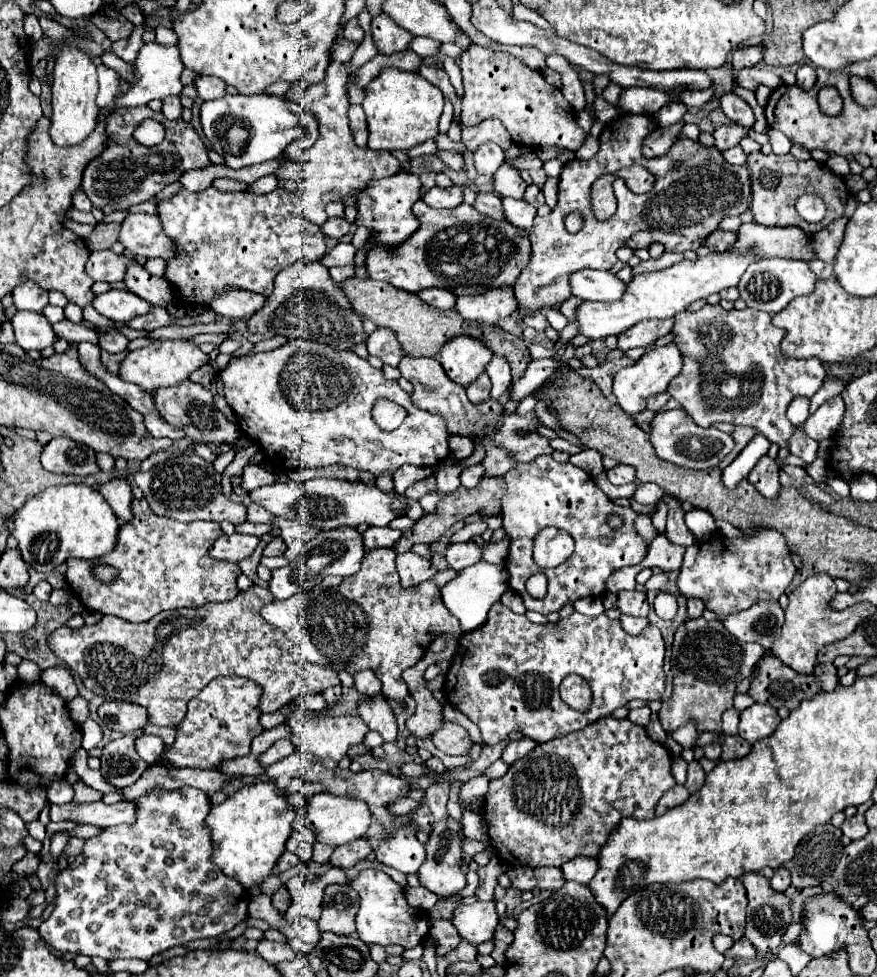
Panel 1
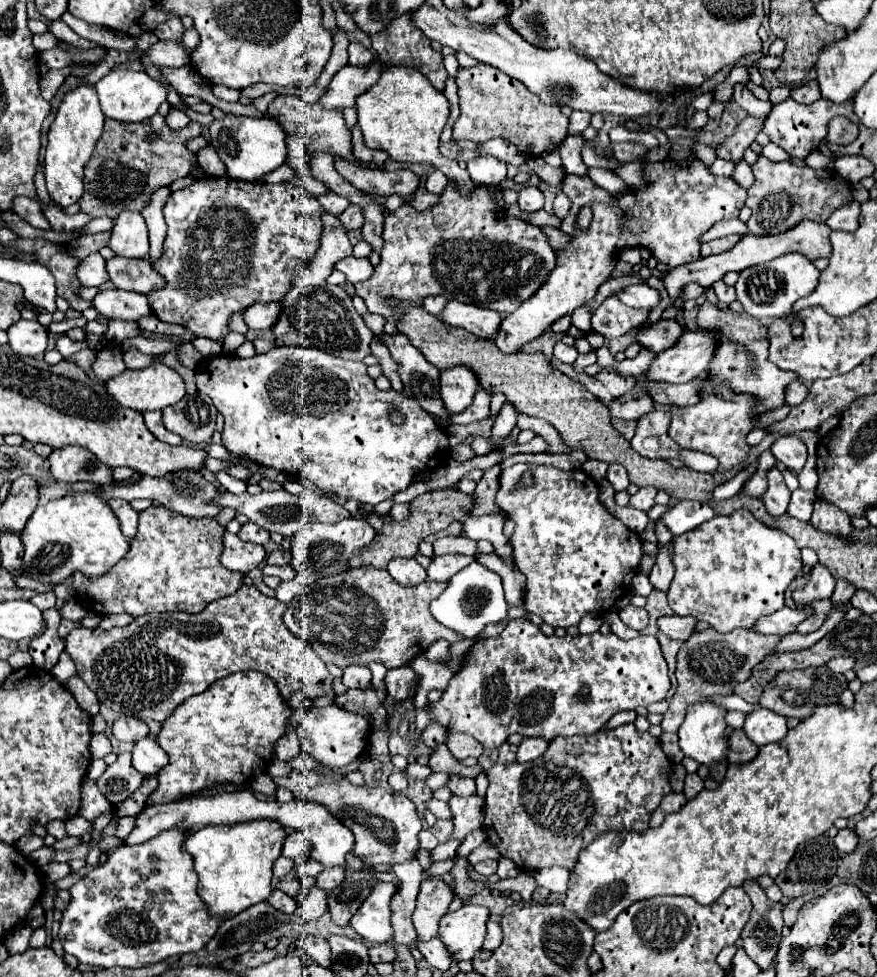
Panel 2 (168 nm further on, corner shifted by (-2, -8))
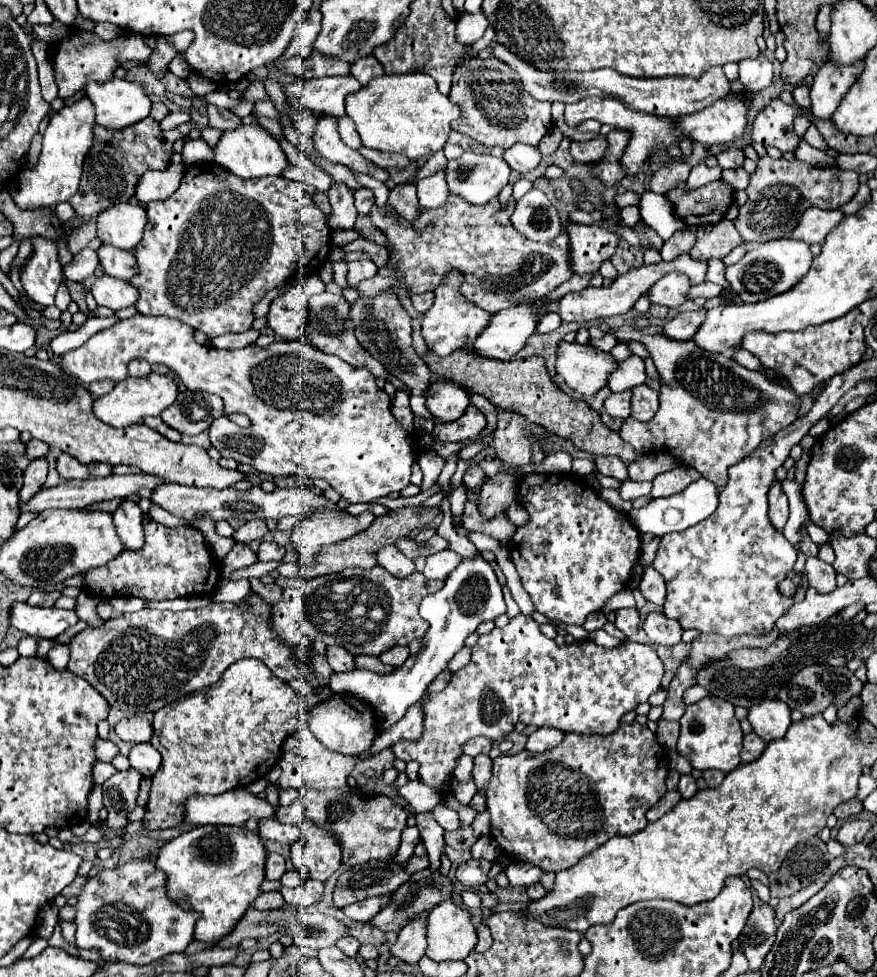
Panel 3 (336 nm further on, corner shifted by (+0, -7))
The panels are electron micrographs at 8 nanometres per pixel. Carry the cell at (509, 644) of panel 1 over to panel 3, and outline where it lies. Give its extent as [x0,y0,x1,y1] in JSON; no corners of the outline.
[390,615,664,793]

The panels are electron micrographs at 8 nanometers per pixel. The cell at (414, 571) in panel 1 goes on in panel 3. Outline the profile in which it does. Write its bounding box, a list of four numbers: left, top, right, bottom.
[376,545,414,577]

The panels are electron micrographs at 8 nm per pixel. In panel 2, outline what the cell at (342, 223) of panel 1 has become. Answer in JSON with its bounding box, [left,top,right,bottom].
[340,206,362,232]

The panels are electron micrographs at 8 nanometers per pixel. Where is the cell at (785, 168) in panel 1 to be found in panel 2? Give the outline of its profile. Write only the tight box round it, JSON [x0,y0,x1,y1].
[746,156,852,236]

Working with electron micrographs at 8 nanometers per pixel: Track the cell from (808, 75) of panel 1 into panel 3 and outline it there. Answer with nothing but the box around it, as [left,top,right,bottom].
[792,85,810,109]

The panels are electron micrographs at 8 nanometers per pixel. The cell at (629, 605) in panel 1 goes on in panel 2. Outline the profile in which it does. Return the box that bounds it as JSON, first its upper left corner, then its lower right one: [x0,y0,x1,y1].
[618,604,648,632]

